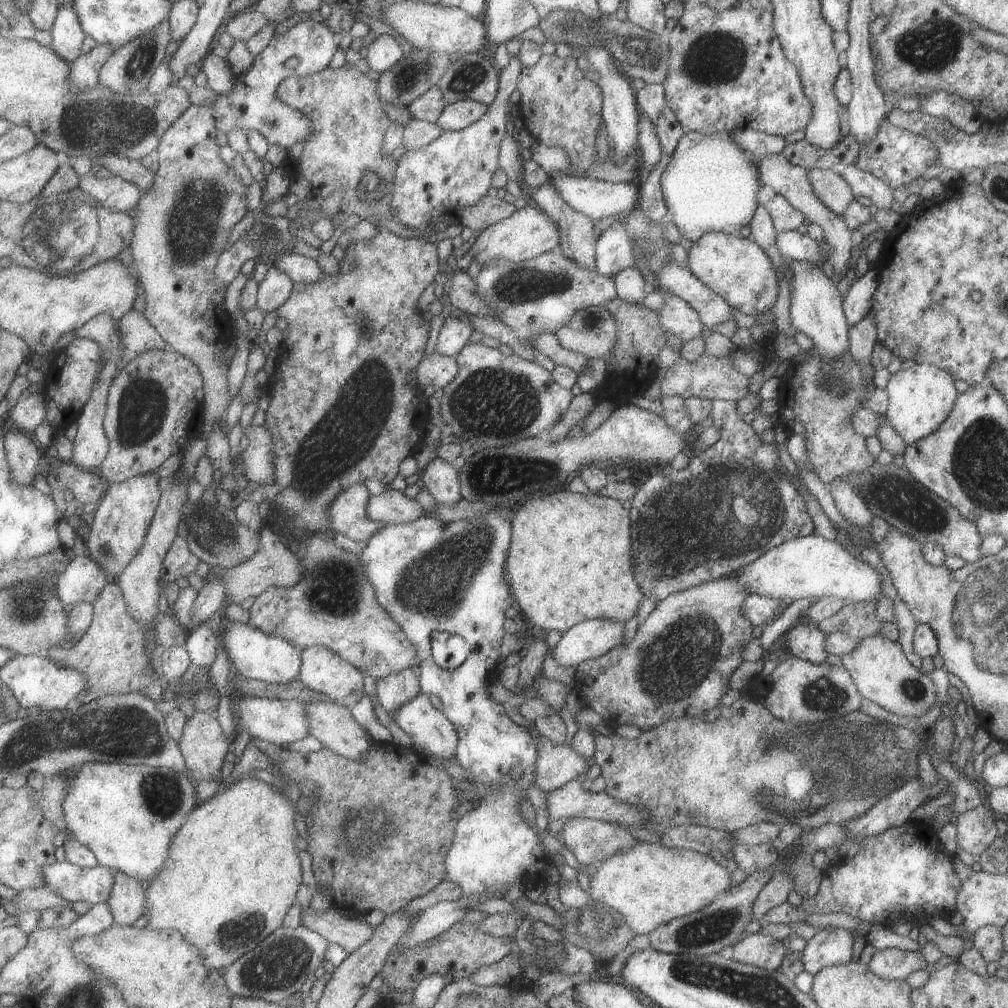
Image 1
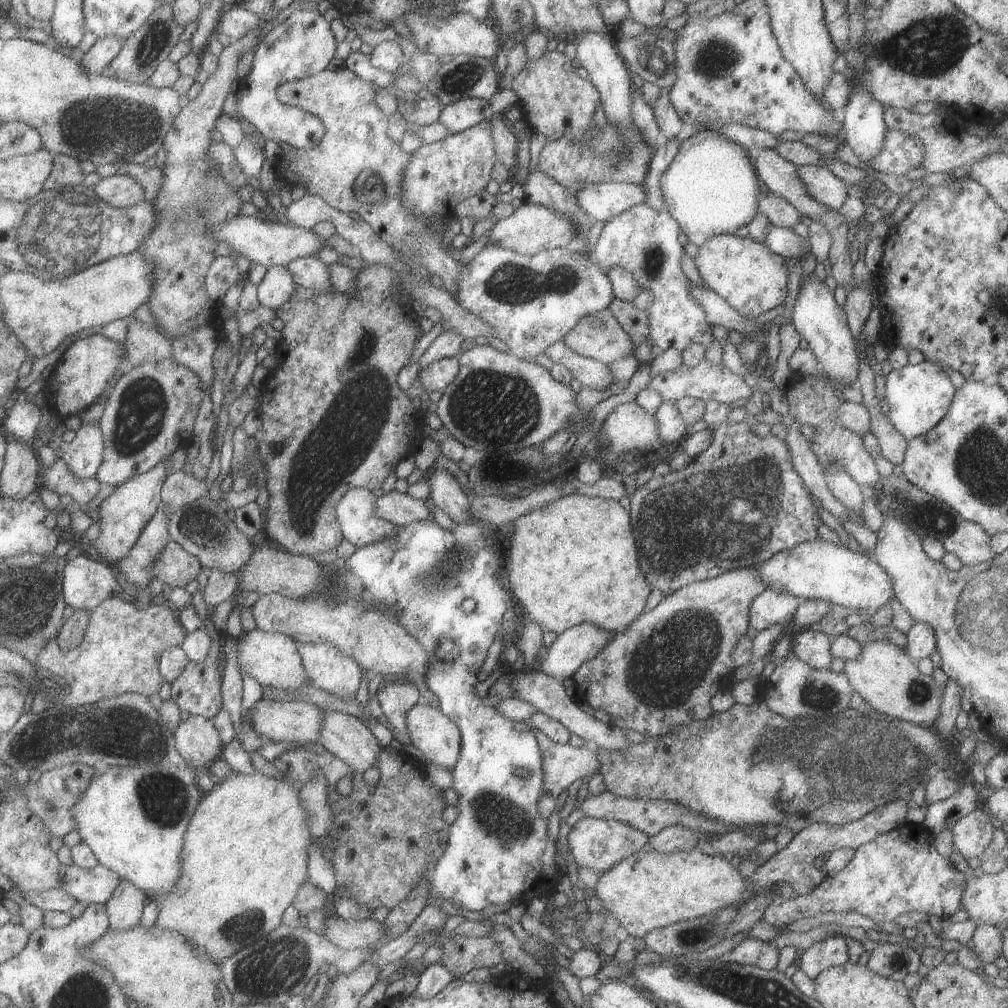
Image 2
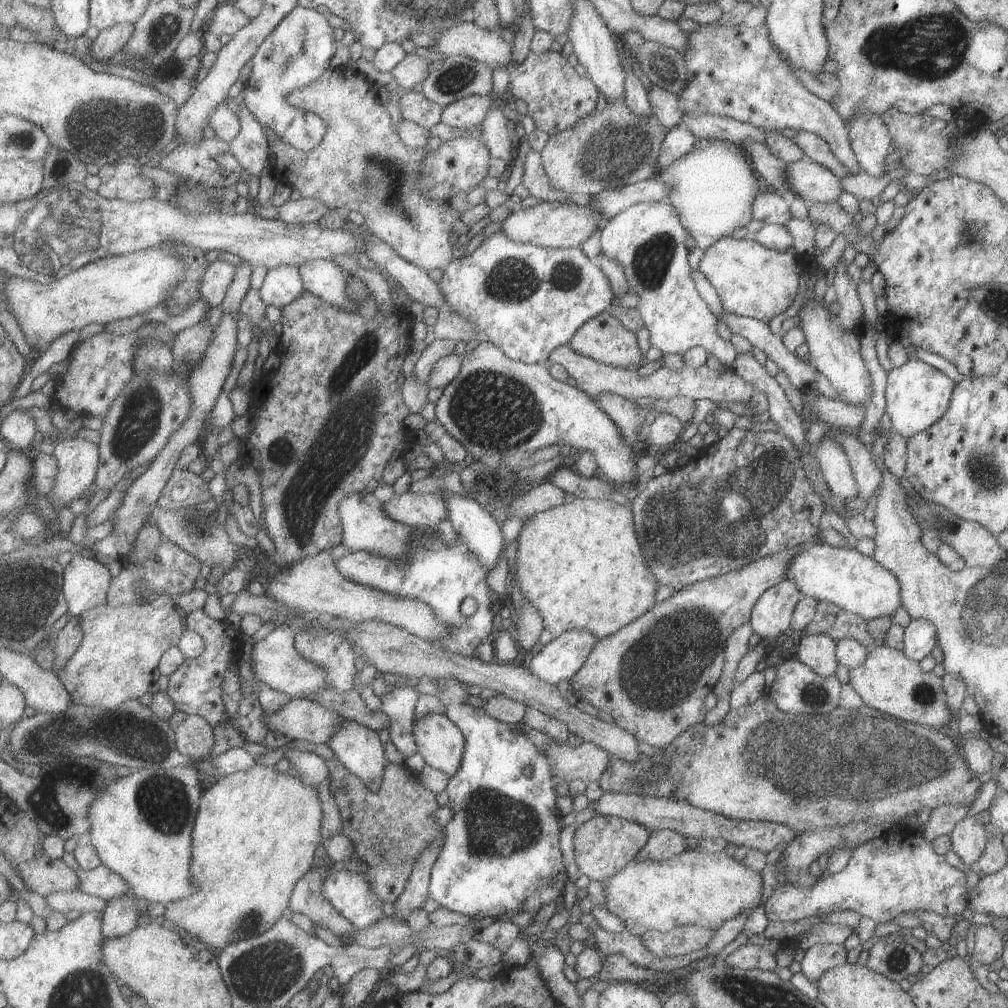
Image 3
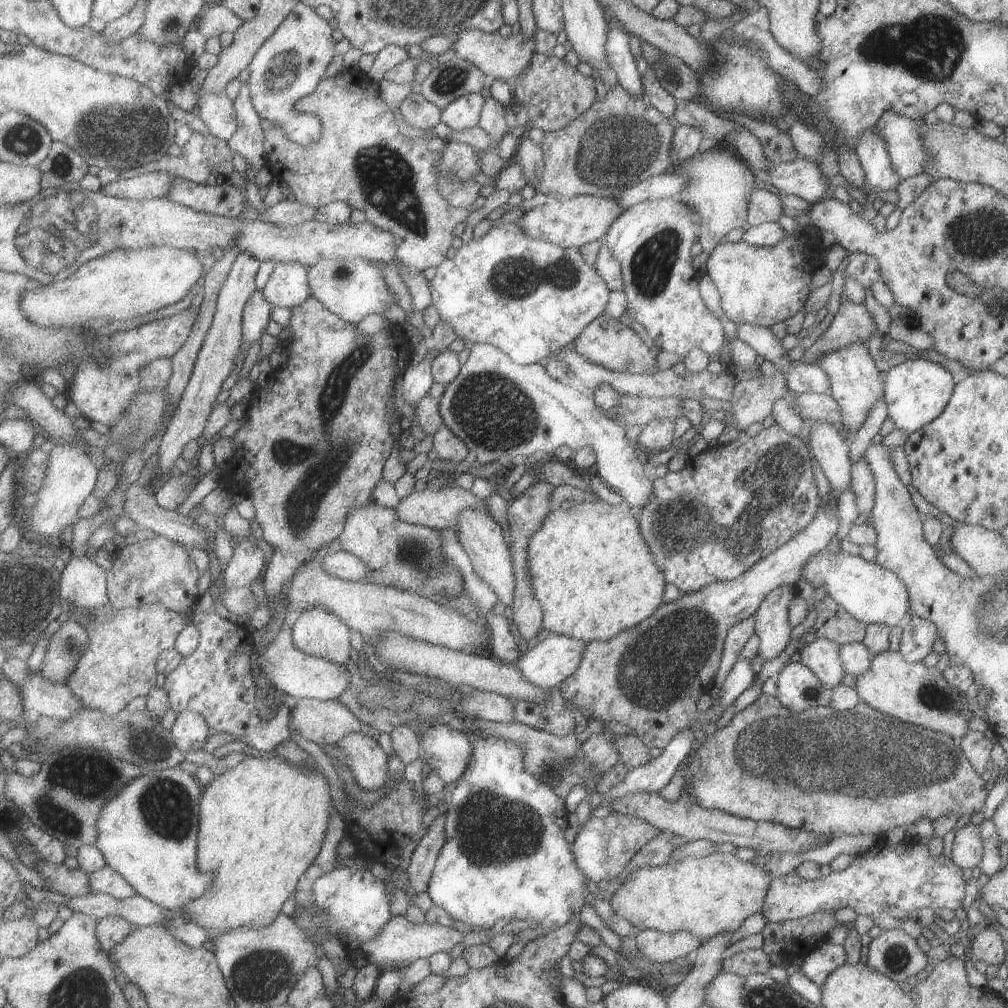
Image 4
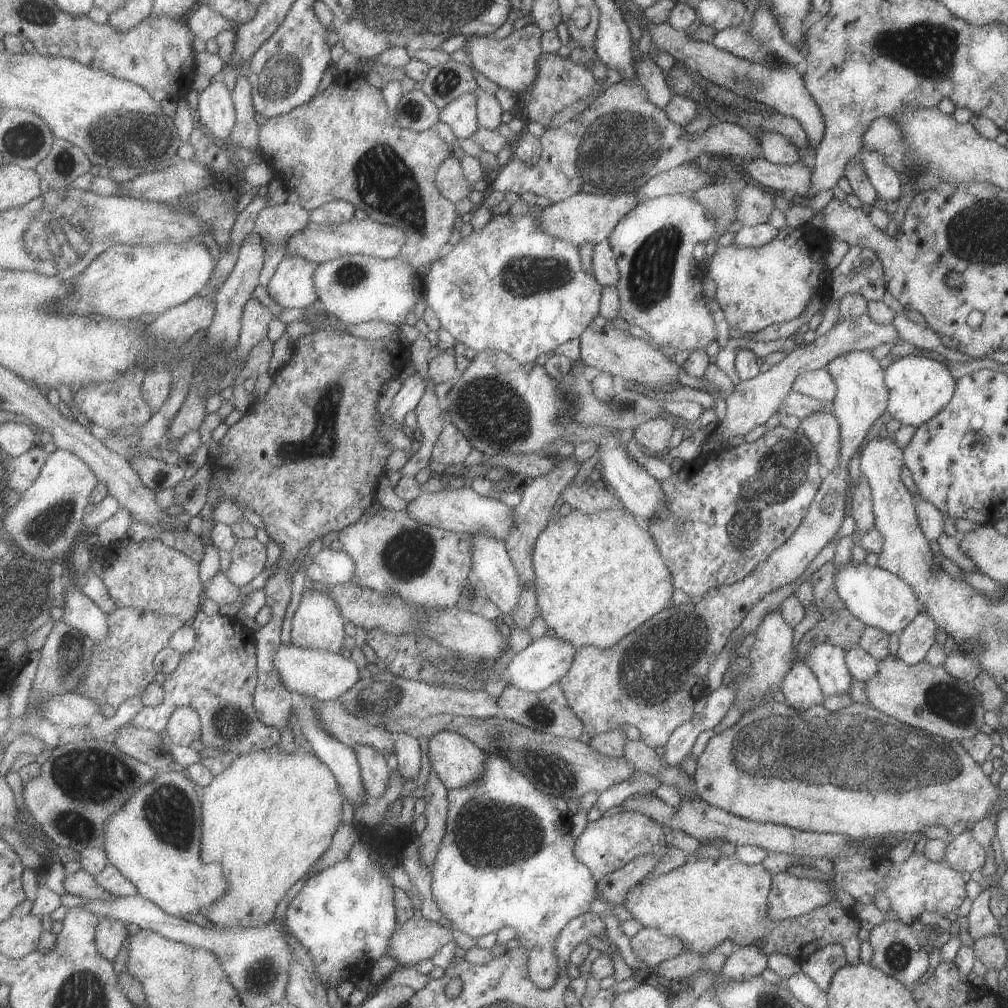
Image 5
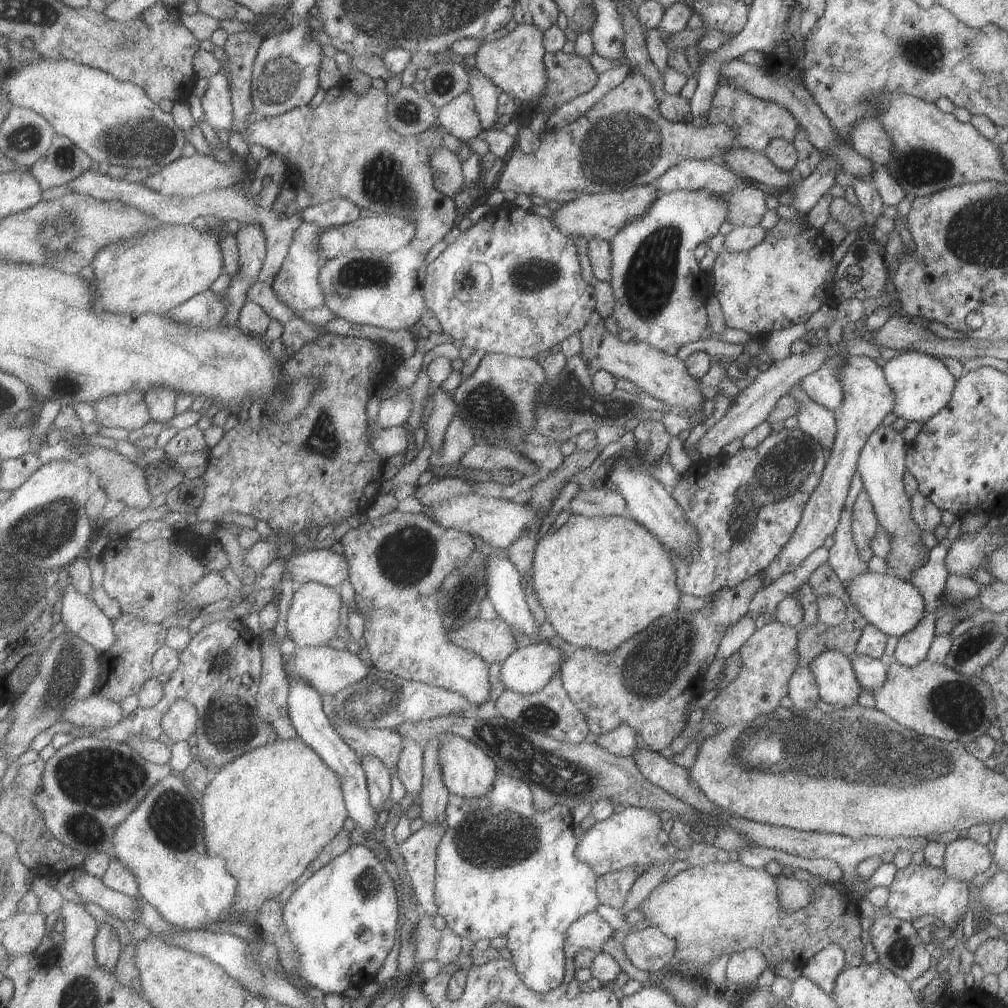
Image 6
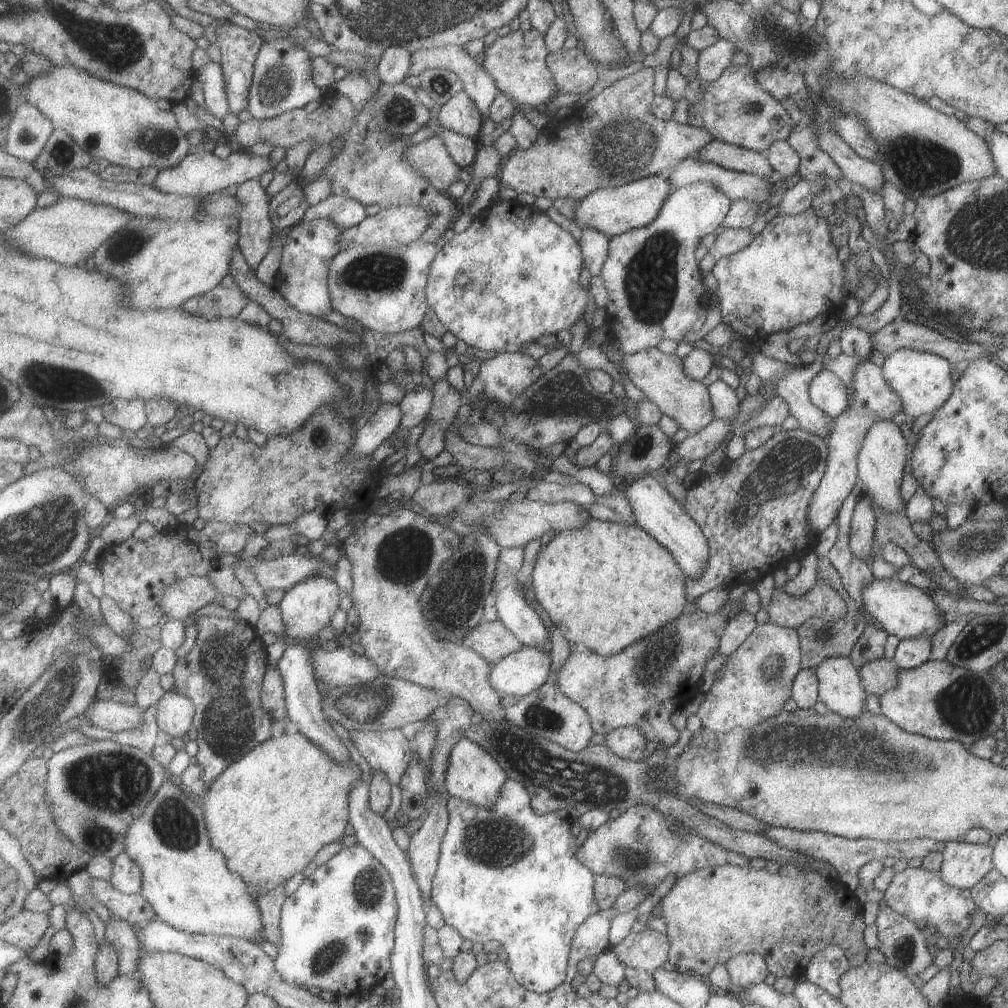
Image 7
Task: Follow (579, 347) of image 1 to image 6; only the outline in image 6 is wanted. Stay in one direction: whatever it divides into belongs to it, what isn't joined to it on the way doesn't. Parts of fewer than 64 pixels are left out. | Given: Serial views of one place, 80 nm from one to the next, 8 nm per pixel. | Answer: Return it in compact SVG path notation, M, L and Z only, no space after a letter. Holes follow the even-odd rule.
M595 310L587 318L587 323L581 328L577 337L581 341L580 356L588 365L590 372L603 370L616 380L623 379L633 383L643 393L653 399L664 401L667 408L681 408L681 416L688 417L693 424L703 422L707 400L697 388L695 378L687 373L684 362L676 356L668 356L661 349L654 348L641 340L621 342L618 334L604 328L603 320Z

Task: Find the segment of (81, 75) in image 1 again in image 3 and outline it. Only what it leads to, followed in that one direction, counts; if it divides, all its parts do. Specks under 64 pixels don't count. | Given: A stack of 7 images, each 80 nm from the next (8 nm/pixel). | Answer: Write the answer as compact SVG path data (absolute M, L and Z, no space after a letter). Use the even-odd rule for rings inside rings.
M123 22L101 31L95 40L95 46L93 46L97 61L92 61L92 63L105 63L105 60L109 60L113 54L117 54L119 50L126 48L129 40L135 34L135 28L137 28L137 23Z

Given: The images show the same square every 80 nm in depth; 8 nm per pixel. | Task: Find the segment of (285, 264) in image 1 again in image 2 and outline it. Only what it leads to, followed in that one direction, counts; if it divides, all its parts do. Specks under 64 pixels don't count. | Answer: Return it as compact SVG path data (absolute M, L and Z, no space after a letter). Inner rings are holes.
M305 256L293 260L286 268L291 270L295 281L313 292L331 292L335 290L329 280L329 270L316 256Z

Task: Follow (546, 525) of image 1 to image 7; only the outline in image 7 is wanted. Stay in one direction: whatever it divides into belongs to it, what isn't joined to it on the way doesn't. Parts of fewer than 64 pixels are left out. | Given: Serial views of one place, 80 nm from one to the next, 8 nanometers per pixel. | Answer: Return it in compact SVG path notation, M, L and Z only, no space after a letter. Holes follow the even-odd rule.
M589 518L579 528L559 531L536 553L532 587L537 603L569 646L591 649L601 656L619 652L672 618L685 612L684 574L671 553L635 523Z

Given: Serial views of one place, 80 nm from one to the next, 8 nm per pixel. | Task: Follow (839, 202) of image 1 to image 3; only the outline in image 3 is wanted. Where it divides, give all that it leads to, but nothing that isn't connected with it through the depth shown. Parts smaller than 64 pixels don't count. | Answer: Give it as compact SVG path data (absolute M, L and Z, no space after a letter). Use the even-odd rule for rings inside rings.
M803 158L785 163L787 189L803 199L806 204L837 202L842 192L841 184L827 168Z

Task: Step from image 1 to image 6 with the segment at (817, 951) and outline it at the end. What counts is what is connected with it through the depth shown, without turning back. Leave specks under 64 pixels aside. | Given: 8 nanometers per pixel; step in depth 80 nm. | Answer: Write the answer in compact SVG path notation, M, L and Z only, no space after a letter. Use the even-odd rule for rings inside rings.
M829 944L819 950L802 967L802 977L811 980L824 994L831 995L835 978L846 968L843 950L837 944Z

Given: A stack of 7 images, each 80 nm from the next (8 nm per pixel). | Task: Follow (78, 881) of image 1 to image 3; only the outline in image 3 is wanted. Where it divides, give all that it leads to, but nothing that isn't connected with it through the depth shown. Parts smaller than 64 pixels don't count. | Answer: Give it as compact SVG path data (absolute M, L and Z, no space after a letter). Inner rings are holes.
M104 864L91 871L79 869L79 872L81 878L80 890L86 894L99 896L99 898L105 898L105 900L113 900L113 898L125 896L127 892L132 891L129 882L123 876Z

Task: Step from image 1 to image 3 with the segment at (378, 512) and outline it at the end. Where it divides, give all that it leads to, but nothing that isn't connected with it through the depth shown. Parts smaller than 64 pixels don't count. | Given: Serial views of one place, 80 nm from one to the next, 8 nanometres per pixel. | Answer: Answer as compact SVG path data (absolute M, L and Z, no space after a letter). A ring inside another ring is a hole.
M395 494L391 500L383 502L383 512L394 522L415 528L435 530L437 524L447 520L447 508L443 500L434 494Z

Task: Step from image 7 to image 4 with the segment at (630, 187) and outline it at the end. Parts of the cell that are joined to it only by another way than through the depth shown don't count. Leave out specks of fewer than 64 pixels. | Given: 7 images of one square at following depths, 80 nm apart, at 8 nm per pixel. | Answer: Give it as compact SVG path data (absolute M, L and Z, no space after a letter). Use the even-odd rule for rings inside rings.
M578 195L569 199L548 201L544 205L527 210L515 224L523 230L523 234L531 238L541 238L546 242L563 248L579 248L592 241L602 242L607 228L623 210L615 202L614 197L595 197L594 195Z

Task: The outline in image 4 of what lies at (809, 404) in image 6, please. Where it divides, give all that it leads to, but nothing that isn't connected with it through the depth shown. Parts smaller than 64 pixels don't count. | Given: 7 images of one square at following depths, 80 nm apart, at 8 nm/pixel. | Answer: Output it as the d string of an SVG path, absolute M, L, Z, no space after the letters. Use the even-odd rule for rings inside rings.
M813 421L809 431L809 444L814 458L825 475L832 490L840 494L849 486L851 466L848 458L848 444L837 432L839 425Z

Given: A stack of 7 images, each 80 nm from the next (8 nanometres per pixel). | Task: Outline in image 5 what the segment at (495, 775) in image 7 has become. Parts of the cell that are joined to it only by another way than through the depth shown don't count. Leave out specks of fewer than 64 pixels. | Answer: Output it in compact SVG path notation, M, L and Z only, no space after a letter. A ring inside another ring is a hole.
M441 731L431 736L427 755L433 773L439 776L446 790L465 788L487 774L483 770L485 754L455 732Z

